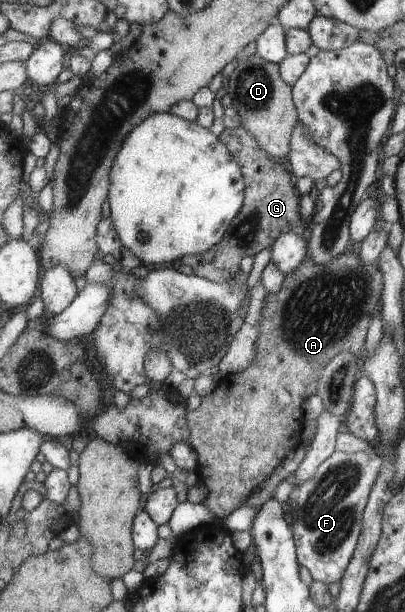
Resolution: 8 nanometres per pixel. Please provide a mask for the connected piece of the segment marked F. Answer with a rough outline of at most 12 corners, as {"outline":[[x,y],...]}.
{"outline":[[334,450],[288,505],[296,561],[344,575],[377,453]]}

